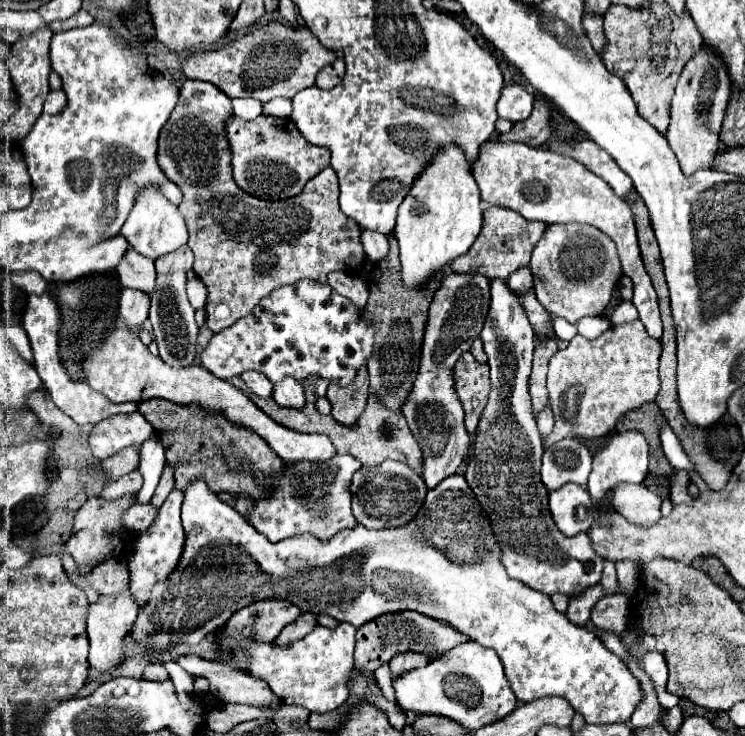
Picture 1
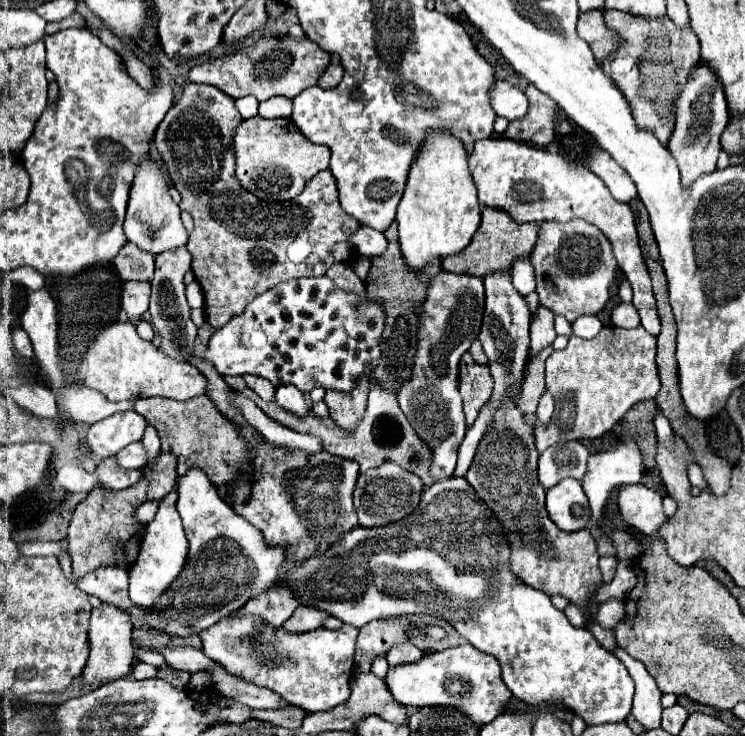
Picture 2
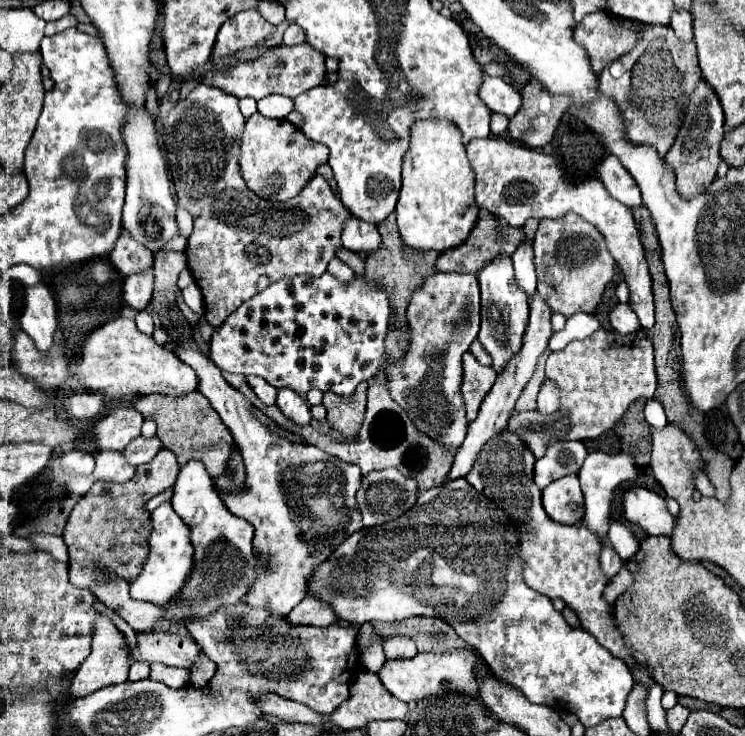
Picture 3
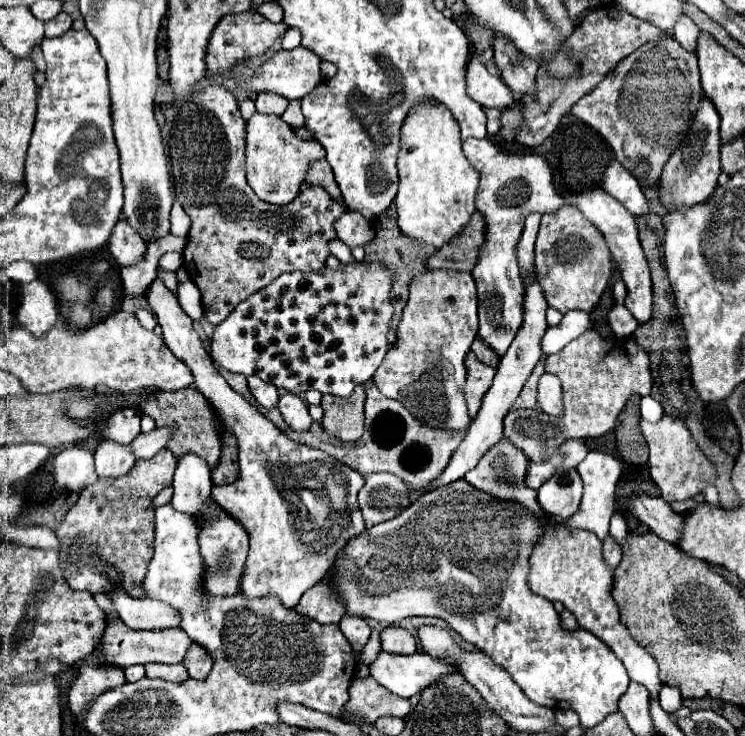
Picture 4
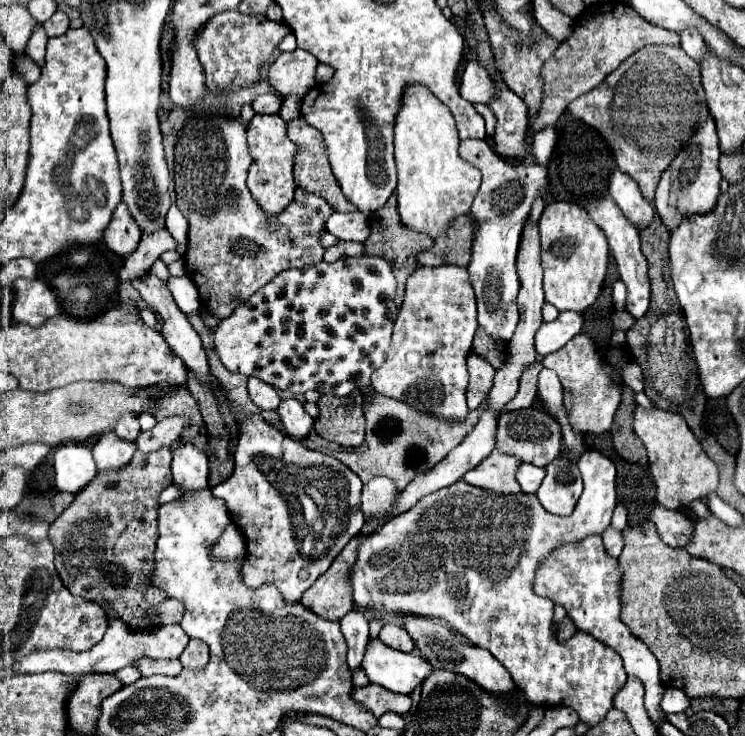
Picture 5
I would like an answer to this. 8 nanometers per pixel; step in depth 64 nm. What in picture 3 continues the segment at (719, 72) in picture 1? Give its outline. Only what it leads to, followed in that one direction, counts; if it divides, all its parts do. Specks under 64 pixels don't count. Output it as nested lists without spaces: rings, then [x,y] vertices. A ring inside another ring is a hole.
[[[700,78],[696,90],[688,96],[684,122],[678,130],[678,136],[672,144],[672,148],[666,154],[666,162],[676,172],[678,192],[684,198],[696,196],[706,184],[710,184],[714,180],[716,168],[718,168],[718,162],[720,162],[720,140],[722,140],[722,136],[724,136],[724,112],[722,112],[720,98]]]

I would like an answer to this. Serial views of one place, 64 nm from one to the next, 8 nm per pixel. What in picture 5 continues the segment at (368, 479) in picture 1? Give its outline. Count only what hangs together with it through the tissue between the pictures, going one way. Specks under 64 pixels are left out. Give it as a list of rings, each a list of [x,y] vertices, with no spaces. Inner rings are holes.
[[[374,476],[368,484],[362,488],[362,512],[364,516],[372,518],[384,518],[392,508],[396,506],[398,488],[392,480],[386,476]]]

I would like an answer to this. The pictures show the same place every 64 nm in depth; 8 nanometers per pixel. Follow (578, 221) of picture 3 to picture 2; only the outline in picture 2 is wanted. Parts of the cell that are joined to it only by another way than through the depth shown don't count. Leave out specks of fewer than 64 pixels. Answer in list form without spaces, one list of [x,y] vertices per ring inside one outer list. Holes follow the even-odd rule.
[[[570,220],[570,222],[542,222],[540,236],[532,250],[530,262],[536,272],[536,292],[538,300],[544,308],[550,308],[554,314],[564,316],[568,322],[574,322],[578,316],[584,314],[598,314],[610,296],[610,284],[614,282],[614,254],[612,244],[608,238],[592,224],[584,220]]]

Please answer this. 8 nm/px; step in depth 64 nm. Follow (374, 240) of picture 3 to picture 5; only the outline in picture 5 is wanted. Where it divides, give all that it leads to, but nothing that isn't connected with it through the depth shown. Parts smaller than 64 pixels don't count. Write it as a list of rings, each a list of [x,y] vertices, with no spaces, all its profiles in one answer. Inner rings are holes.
[[[334,212],[326,228],[330,234],[334,234],[340,240],[350,240],[350,242],[364,242],[370,236],[370,226],[368,218],[362,212],[352,212],[352,214],[340,214]]]

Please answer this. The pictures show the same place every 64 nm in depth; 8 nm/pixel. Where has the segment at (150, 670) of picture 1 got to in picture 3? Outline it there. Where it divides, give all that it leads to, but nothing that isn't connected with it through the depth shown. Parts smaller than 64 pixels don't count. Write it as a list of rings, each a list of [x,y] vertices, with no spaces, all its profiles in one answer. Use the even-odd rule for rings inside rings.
[[[132,662],[130,668],[130,680],[144,680],[150,676],[150,664],[148,662]]]

